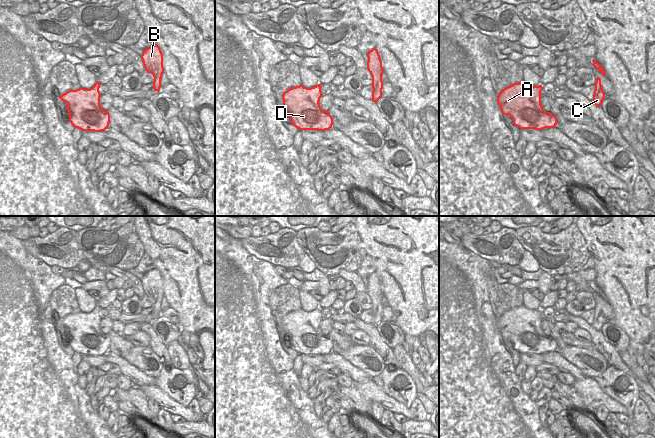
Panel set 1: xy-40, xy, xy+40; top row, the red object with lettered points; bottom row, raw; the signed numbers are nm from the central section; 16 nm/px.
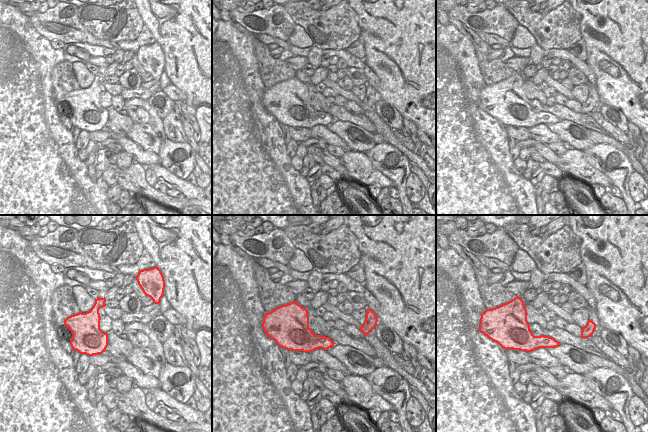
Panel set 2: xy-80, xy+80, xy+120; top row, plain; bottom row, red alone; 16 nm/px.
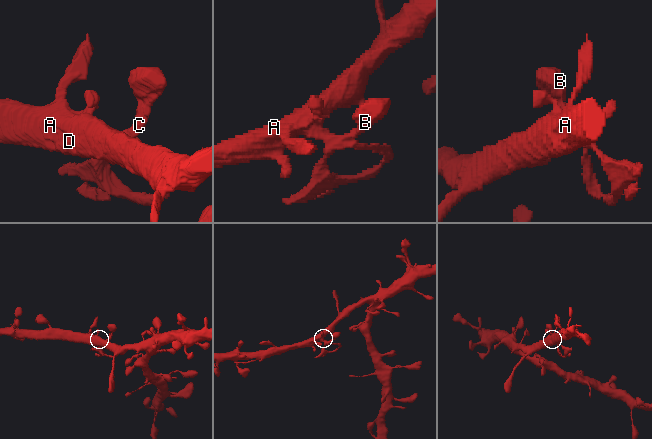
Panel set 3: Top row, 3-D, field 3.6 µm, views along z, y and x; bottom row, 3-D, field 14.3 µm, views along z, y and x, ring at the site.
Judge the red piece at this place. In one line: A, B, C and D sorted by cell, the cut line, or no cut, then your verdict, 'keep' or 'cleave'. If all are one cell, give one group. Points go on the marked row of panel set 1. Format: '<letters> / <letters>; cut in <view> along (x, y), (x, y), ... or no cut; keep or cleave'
A D / B C; cut in xy+40 along (540, 113), (551, 116), (551, 119), (556, 123); cleave

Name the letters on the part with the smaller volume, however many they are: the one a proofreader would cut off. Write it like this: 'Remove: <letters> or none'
Remove: B, C

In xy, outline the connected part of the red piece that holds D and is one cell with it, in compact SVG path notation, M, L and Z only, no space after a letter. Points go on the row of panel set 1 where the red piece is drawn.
M299 85L283 93L284 116L288 116L298 130L325 131L332 128L332 116L323 111L319 103L323 95L321 85L311 88Z

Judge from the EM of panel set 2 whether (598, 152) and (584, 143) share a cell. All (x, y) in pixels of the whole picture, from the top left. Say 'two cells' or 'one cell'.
two cells

